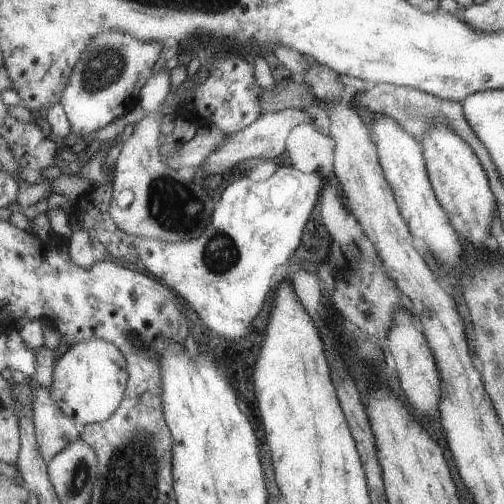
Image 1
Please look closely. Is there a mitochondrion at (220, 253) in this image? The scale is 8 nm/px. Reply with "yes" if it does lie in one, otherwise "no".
yes

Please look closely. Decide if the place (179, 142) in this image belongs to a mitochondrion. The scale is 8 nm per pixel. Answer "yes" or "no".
no

